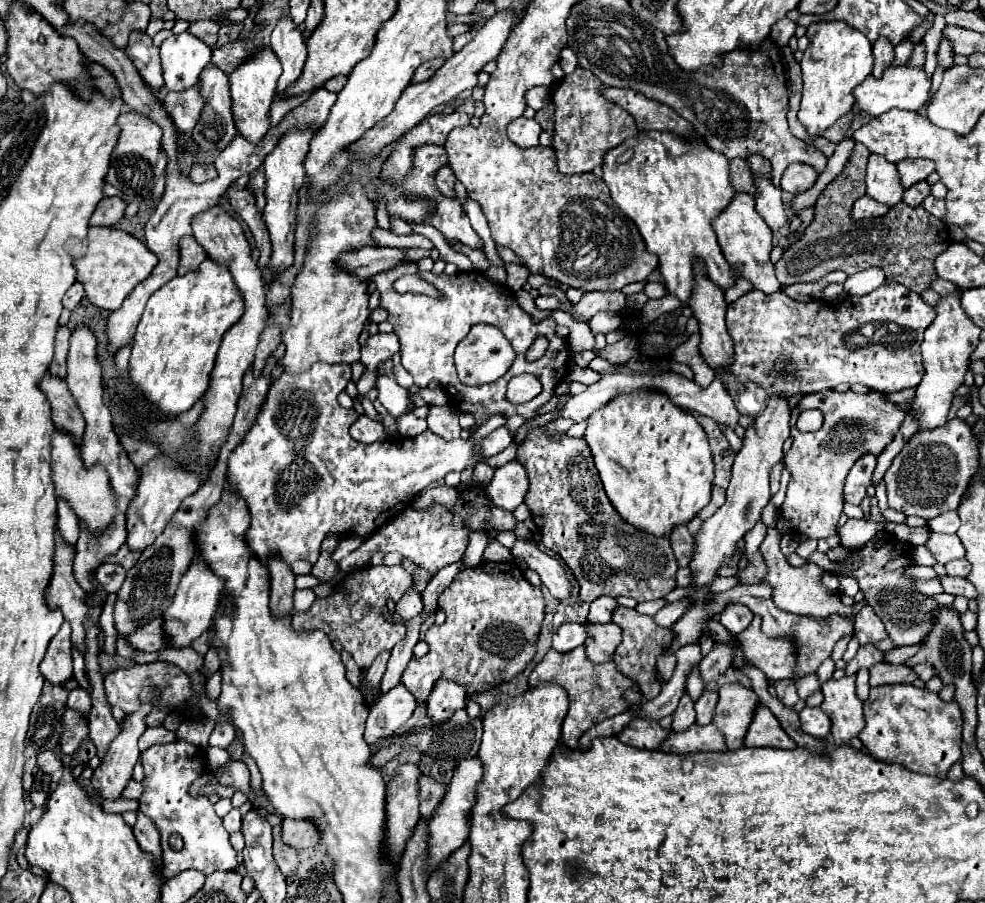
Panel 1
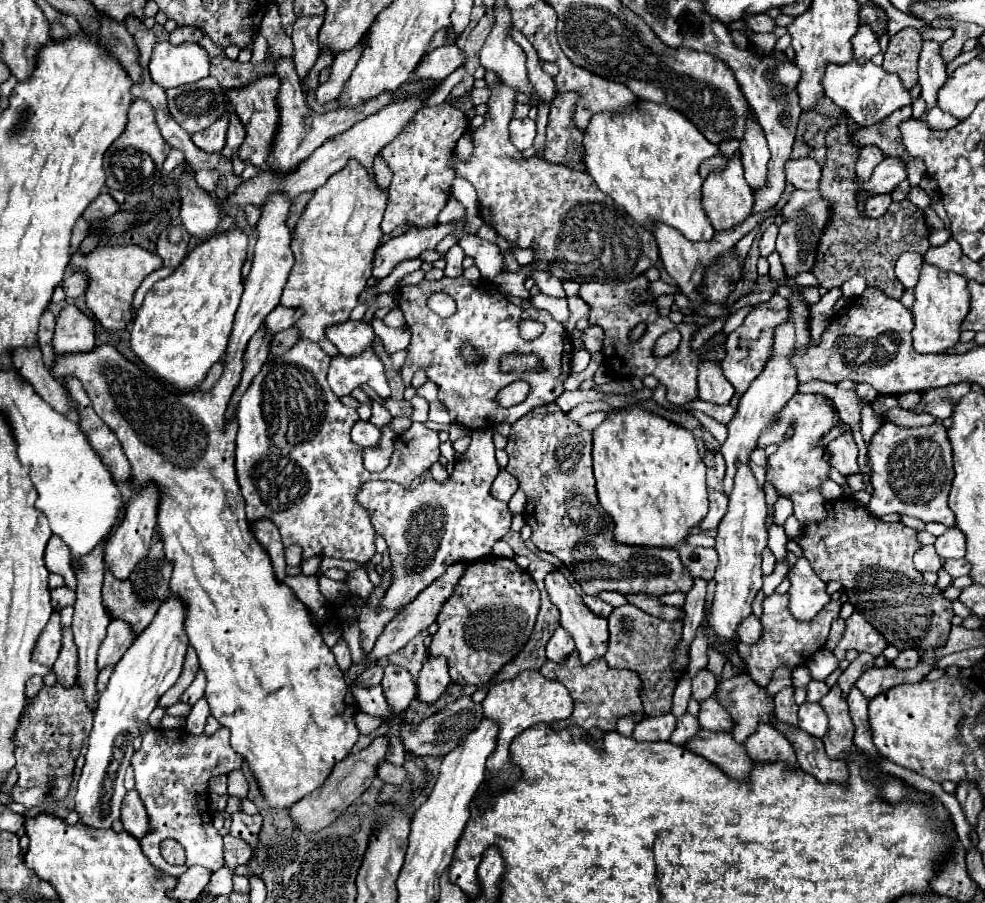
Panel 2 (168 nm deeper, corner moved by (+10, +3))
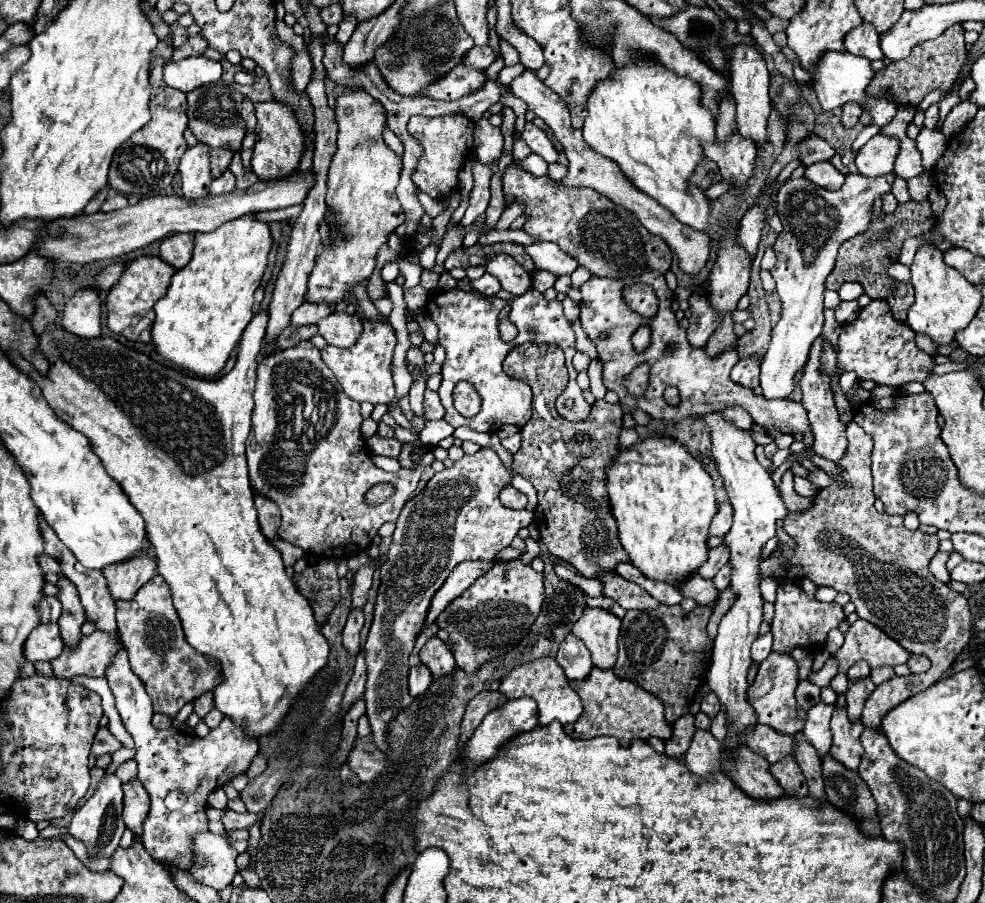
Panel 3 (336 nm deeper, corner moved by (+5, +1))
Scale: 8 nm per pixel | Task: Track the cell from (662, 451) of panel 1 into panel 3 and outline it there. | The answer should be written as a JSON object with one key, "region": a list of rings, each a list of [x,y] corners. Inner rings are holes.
{"region":[[[646,437],[630,449],[622,449],[606,467],[606,491],[618,523],[620,543],[628,553],[630,563],[636,565],[646,577],[678,585],[708,559],[708,527],[718,511],[714,485],[704,465],[696,461],[680,441],[670,437]]]}

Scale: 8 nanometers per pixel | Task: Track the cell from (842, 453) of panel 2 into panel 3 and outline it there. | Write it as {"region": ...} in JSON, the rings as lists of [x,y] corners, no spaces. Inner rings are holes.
{"region":[[[816,339],[814,347],[812,347],[812,355],[804,367],[804,377],[800,379],[800,389],[802,389],[802,403],[808,411],[808,419],[812,423],[812,431],[816,435],[816,441],[812,445],[812,449],[832,461],[832,463],[840,463],[842,457],[846,455],[846,447],[848,447],[848,441],[846,441],[846,425],[840,421],[840,413],[834,405],[834,395],[830,391],[830,383],[828,379],[820,379],[818,375],[818,365],[820,365],[820,339]]]}

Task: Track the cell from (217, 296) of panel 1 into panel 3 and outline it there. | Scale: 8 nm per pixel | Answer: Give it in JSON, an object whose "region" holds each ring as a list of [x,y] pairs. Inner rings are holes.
{"region":[[[252,215],[228,221],[212,233],[196,233],[190,263],[174,273],[166,295],[154,305],[156,319],[152,325],[152,345],[156,347],[156,353],[162,359],[168,359],[174,365],[174,369],[198,379],[212,379],[222,371],[232,349],[242,337],[244,327],[252,319],[254,291],[264,273],[270,243],[272,239],[268,225],[256,221]]]}

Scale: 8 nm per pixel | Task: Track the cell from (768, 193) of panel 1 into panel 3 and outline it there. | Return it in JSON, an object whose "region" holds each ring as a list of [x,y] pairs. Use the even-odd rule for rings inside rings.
{"region":[[[736,45],[734,57],[728,61],[728,73],[730,73],[730,95],[734,97],[738,105],[736,123],[738,133],[742,137],[750,137],[756,143],[758,151],[764,151],[766,147],[766,129],[768,129],[768,117],[770,117],[770,97],[768,97],[768,83],[770,75],[766,69],[766,61],[762,53],[748,45]]]}

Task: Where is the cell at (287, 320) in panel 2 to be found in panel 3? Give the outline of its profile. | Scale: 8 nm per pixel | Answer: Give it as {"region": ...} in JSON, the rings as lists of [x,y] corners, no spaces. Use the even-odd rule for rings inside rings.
{"region":[[[302,303],[294,313],[292,313],[292,327],[302,327],[302,325],[312,325],[318,323],[322,317],[328,317],[332,311],[328,307],[320,307],[316,303]]]}

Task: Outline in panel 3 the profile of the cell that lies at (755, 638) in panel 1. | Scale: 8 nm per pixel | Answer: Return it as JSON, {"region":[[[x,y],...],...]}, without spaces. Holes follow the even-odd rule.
{"region":[[[782,583],[778,587],[774,609],[776,611],[774,611],[770,631],[774,635],[772,651],[778,651],[778,653],[790,653],[796,647],[816,651],[820,645],[826,643],[828,633],[846,619],[838,603],[822,603],[818,599],[808,599],[808,595],[804,595],[804,591],[796,583]]]}

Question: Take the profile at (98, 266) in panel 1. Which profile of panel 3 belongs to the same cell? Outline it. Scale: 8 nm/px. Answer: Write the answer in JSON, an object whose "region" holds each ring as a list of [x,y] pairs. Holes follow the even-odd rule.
{"region":[[[142,255],[142,257],[132,259],[130,263],[126,263],[120,279],[108,291],[108,297],[106,297],[106,309],[108,309],[106,325],[108,325],[108,329],[116,335],[130,339],[130,341],[148,343],[150,341],[150,327],[154,323],[154,309],[152,307],[160,297],[164,297],[164,291],[168,289],[172,275],[174,275],[174,267],[164,263],[160,257]]]}

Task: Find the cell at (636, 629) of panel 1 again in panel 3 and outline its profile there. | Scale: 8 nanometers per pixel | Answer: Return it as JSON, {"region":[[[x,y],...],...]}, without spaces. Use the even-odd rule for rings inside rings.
{"region":[[[660,605],[658,609],[652,611],[626,611],[620,627],[620,651],[618,651],[618,661],[614,665],[614,673],[624,679],[636,681],[642,689],[650,691],[664,703],[664,717],[666,721],[674,723],[680,715],[688,713],[690,701],[696,695],[698,687],[706,681],[708,673],[708,663],[712,655],[712,643],[706,635],[706,623],[710,617],[712,609],[707,606],[698,605],[694,611],[684,611],[680,605]]]}

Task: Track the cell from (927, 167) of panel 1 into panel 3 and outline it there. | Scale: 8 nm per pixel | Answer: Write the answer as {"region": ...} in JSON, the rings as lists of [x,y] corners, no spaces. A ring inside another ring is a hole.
{"region":[[[850,173],[846,175],[846,183],[836,189],[836,191],[828,191],[828,189],[820,189],[812,183],[808,183],[804,177],[800,179],[788,179],[776,197],[776,211],[780,215],[780,221],[784,225],[784,231],[778,235],[776,243],[774,243],[774,251],[776,251],[776,265],[770,271],[774,281],[776,281],[776,291],[782,299],[782,319],[776,323],[776,327],[772,329],[772,341],[770,347],[766,351],[766,355],[762,357],[762,371],[760,371],[760,387],[762,387],[762,395],[766,399],[786,399],[792,395],[794,387],[796,387],[796,373],[802,371],[808,363],[810,357],[810,349],[812,343],[822,335],[822,325],[824,325],[824,281],[826,275],[832,271],[834,261],[836,261],[836,253],[838,247],[846,241],[852,239],[856,235],[860,235],[862,231],[868,229],[870,221],[872,221],[872,205],[874,199],[884,197],[886,193],[892,191],[892,183],[894,183],[896,175],[886,173],[880,177],[866,177],[860,173]]]}

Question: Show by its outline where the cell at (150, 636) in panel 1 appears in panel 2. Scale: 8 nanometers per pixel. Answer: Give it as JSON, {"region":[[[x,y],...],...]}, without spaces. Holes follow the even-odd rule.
{"region":[[[113,619],[107,627],[107,635],[99,647],[99,657],[97,657],[97,669],[113,667],[123,653],[131,647],[131,627],[119,619]]]}

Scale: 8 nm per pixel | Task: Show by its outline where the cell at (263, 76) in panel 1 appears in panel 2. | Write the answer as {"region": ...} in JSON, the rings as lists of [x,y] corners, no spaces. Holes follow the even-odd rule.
{"region":[[[269,75],[263,79],[257,79],[255,83],[243,87],[243,89],[231,89],[227,91],[227,97],[239,115],[241,123],[247,129],[247,137],[239,147],[241,161],[247,161],[255,167],[267,165],[267,149],[271,149],[271,137],[275,137],[275,121],[279,121],[279,109],[275,109],[275,93],[279,93],[279,77]]]}

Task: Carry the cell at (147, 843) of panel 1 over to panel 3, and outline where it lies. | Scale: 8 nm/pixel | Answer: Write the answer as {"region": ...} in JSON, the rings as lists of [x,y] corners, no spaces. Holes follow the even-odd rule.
{"region":[[[132,779],[128,783],[124,783],[124,823],[126,827],[140,837],[142,835],[142,825],[144,819],[148,817],[150,811],[150,803],[148,803],[148,793],[144,791],[142,783],[138,779]]]}

